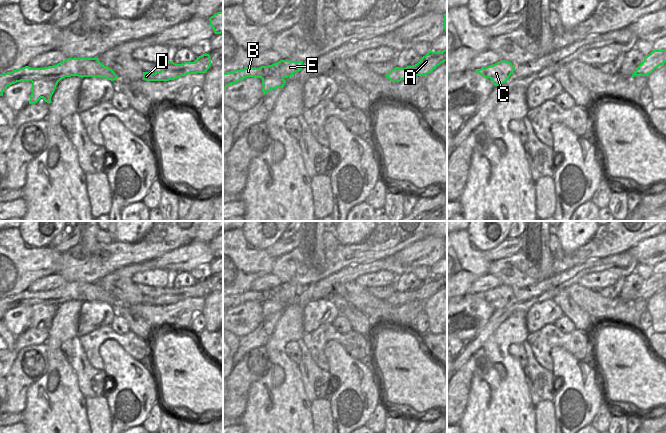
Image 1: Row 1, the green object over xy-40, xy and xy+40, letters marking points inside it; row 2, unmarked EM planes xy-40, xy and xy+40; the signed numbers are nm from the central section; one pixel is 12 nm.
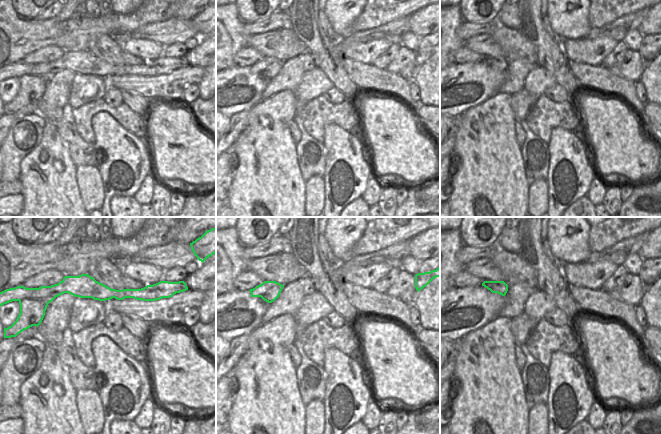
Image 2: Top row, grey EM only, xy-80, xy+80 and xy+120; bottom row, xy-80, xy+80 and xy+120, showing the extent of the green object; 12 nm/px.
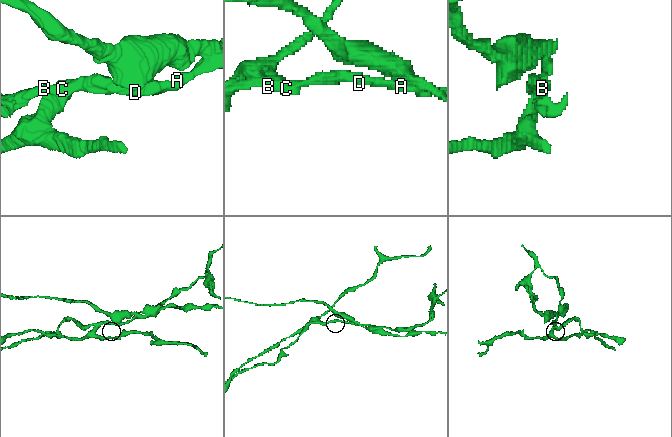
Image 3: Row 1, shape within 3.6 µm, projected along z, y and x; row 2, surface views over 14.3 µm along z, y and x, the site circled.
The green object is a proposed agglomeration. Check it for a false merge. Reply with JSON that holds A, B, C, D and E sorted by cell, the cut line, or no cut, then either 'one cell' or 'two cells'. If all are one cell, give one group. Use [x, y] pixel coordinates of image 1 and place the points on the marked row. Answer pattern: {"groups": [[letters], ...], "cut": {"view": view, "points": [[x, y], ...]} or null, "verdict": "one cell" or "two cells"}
{"groups": [["A", "B", "D", "E"], ["C"]], "cut": {"view": "xy-40", "points": [[58, 80], [31, 81]]}, "verdict": "two cells"}

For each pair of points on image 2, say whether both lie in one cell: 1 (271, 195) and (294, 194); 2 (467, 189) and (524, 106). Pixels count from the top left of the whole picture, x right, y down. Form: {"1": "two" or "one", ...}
{"1": "one", "2": "two"}

